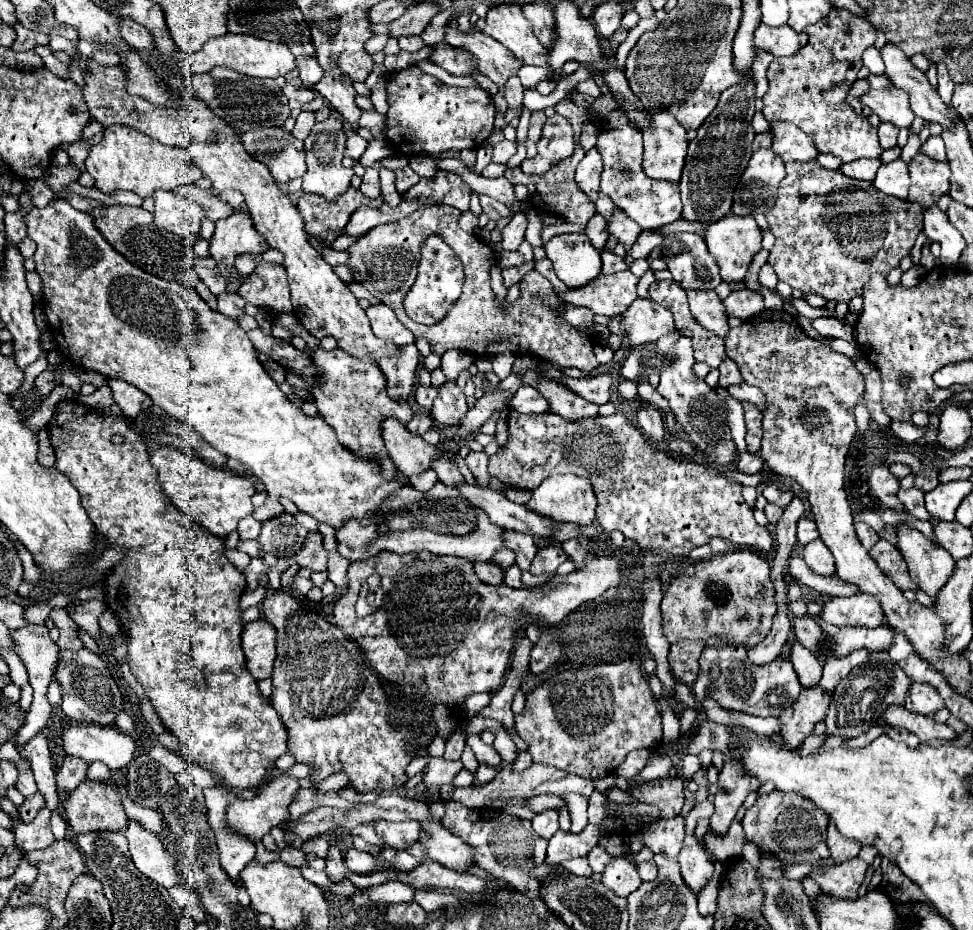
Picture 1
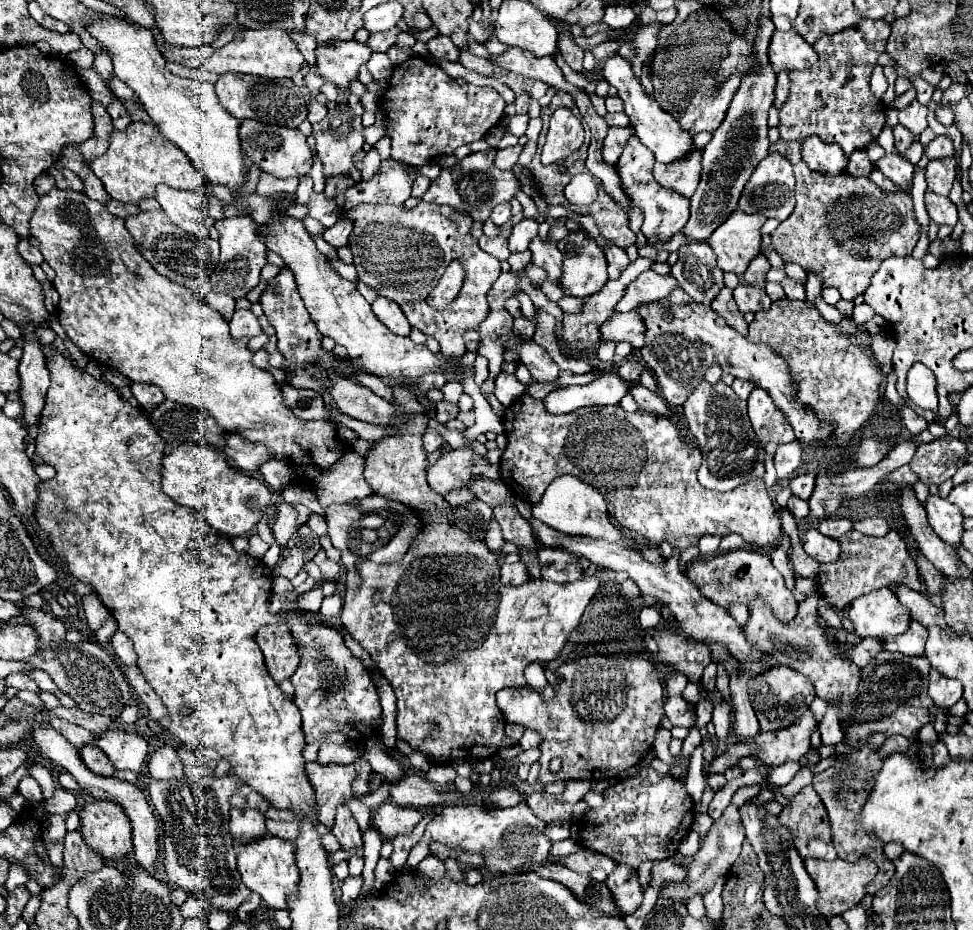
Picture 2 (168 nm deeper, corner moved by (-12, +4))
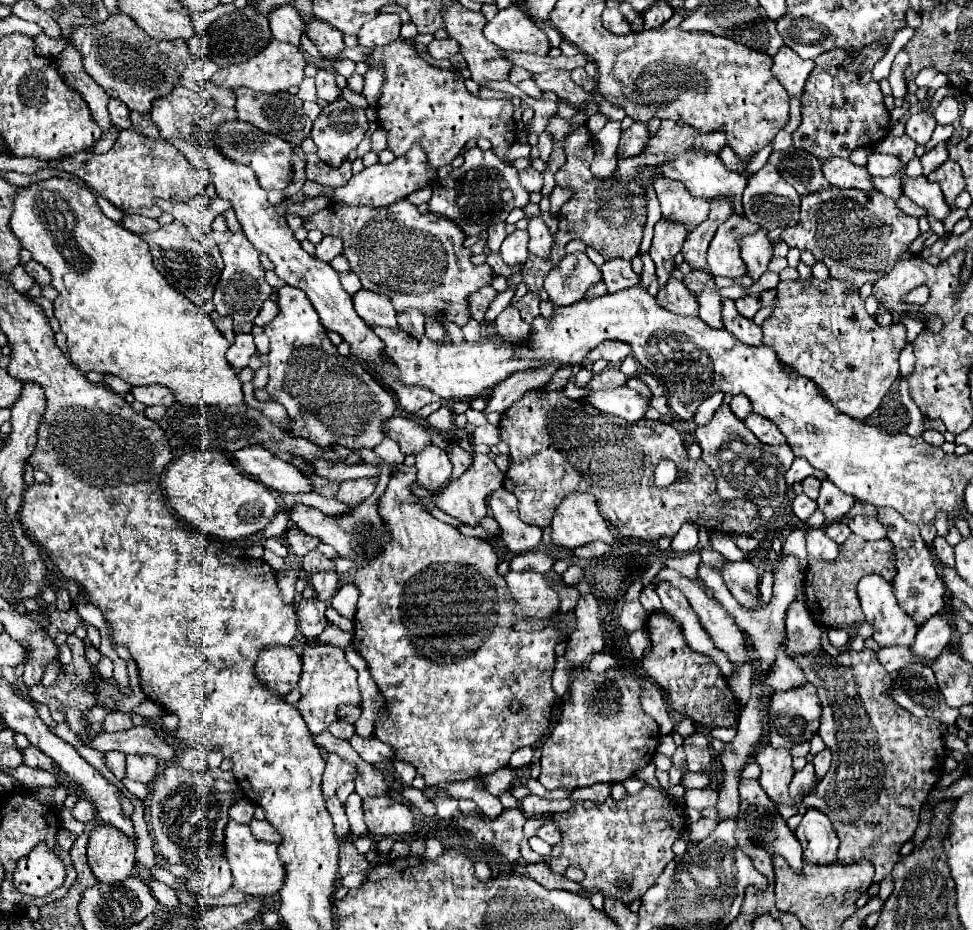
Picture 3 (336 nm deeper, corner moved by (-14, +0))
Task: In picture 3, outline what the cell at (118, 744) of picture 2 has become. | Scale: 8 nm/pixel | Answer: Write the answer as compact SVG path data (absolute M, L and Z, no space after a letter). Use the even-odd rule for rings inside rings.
M130 754L128 756L128 764L126 764L126 776L136 780L136 782L144 782L150 784L158 774L158 760L154 756L146 756L146 754Z

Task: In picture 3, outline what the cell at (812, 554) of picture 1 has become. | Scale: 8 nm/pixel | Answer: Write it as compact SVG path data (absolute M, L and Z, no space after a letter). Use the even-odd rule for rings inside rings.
M822 528L806 530L806 544L808 544L808 554L814 558L834 560L838 556L838 546L824 534Z

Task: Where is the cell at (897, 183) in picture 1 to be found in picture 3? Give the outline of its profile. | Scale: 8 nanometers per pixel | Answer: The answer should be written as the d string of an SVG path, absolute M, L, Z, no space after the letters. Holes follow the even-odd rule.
M878 152L870 154L866 168L872 176L892 176L892 174L902 172L902 178L904 178L902 162L896 156L890 156L890 154L878 154Z

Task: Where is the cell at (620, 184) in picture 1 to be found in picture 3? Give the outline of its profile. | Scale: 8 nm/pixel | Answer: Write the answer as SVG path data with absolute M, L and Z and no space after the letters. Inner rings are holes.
M660 220L654 228L650 258L656 264L656 276L660 288L668 284L670 272L676 268L674 256L682 250L686 234L688 232L682 232L682 228L676 228L676 224L666 224L666 220Z

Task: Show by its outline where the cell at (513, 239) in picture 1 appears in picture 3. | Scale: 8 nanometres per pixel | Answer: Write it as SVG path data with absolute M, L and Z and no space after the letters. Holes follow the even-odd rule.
M516 230L514 234L508 234L506 240L500 246L500 256L504 264L508 266L522 266L528 258L528 232L526 230Z

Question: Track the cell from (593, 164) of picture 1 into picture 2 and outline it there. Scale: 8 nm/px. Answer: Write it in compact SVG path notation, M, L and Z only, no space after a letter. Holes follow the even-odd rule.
M610 128L608 136L604 140L604 148L602 148L602 158L608 164L616 164L628 136L632 136L632 128Z

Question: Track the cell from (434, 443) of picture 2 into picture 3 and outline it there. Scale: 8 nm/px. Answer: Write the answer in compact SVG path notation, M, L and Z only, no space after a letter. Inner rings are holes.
M430 446L416 456L416 470L416 484L432 494L438 494L450 480L452 462L444 450Z

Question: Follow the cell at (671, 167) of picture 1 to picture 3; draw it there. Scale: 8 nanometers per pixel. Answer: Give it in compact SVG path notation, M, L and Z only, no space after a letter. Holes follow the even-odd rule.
M658 178L654 182L654 190L660 200L662 218L684 224L688 232L706 220L710 212L710 204L706 204L706 200L694 200L694 196L690 196L690 192L686 192L678 180Z

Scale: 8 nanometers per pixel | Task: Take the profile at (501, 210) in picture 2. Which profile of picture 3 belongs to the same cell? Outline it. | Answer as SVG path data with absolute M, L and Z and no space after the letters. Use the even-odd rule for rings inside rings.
M504 222L502 224L496 224L494 228L488 228L488 248L490 248L490 252L498 252L504 238L506 238Z

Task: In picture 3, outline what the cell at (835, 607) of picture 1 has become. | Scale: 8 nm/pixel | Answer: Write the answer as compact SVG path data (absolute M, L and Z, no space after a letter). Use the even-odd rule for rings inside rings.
M878 574L864 576L858 584L858 600L866 622L874 626L874 640L880 646L910 648L910 644L914 644L918 628L910 624L910 616L898 608L890 582Z

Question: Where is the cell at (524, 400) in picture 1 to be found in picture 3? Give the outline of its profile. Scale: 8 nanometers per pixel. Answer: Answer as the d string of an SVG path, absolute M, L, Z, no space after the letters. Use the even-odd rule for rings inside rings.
M626 386L614 388L614 390L592 392L586 402L592 404L594 408L602 410L602 412L620 416L630 424L642 420L646 410L650 408L650 400L642 398L638 392L634 392L634 390L626 388Z

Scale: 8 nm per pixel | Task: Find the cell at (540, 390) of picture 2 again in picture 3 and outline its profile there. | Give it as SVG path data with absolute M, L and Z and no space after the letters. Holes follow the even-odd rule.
M606 368L602 374L594 376L592 382L586 386L590 390L612 390L612 388L618 388L618 386L624 386L628 380L626 374L622 374L620 370L616 368Z

